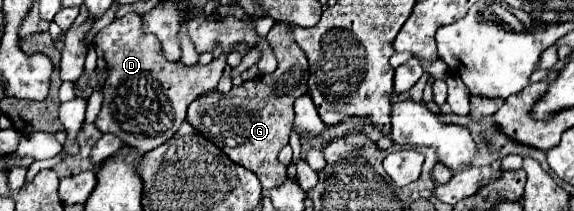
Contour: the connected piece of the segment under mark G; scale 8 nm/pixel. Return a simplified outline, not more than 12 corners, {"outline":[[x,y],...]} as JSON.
{"outline":[[287,22],[267,34],[279,68],[229,96],[191,102],[187,122],[263,190],[287,178],[293,102],[309,64]]}

